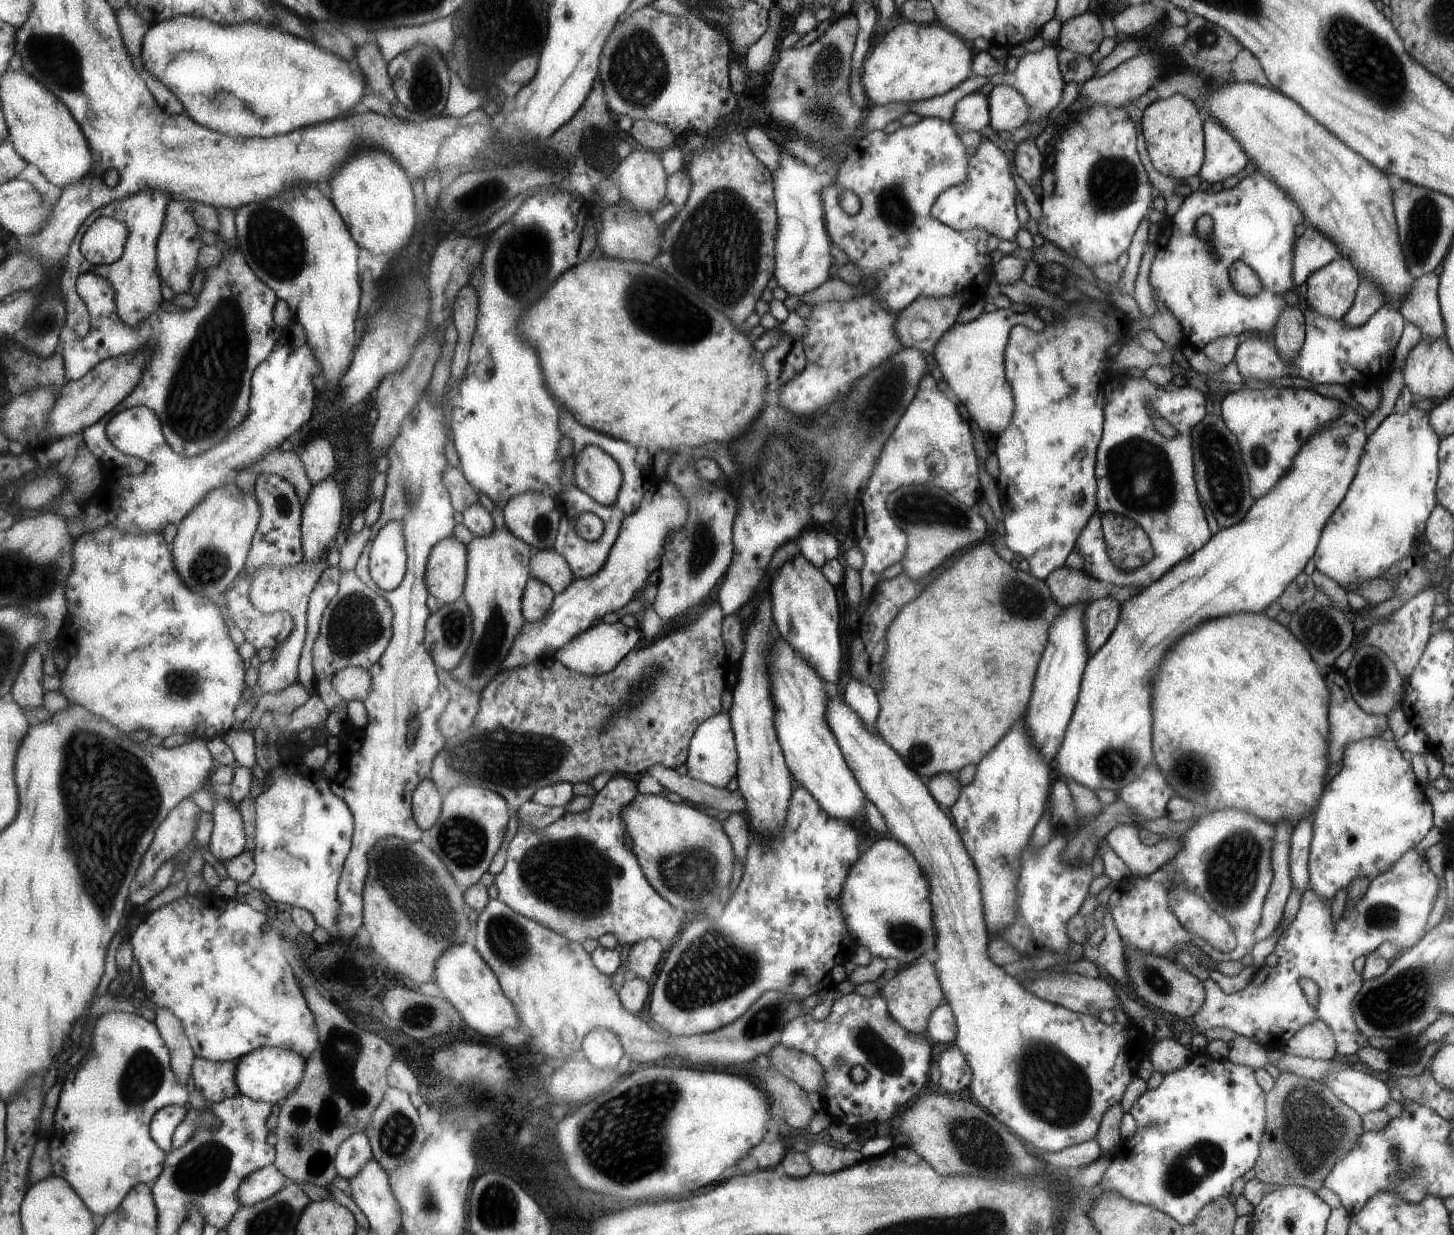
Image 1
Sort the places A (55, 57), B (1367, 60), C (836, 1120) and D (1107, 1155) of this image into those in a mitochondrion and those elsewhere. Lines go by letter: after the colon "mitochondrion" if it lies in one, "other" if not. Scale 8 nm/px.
A: mitochondrion
B: mitochondrion
C: other
D: other

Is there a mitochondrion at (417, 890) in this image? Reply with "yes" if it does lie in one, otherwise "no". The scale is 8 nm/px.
yes

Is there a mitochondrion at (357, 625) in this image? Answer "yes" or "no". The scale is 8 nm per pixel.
yes

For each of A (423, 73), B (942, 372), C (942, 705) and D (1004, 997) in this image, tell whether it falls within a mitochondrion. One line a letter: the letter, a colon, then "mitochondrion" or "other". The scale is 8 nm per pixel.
A: mitochondrion
B: other
C: other
D: other

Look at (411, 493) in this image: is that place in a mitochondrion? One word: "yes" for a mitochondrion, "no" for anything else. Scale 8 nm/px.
yes

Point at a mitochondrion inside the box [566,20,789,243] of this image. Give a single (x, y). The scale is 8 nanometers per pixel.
(645, 76)

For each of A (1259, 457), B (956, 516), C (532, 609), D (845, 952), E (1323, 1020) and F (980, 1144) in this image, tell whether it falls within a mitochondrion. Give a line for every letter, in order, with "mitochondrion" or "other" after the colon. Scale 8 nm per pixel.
A: mitochondrion
B: other
C: other
D: other
E: other
F: mitochondrion

